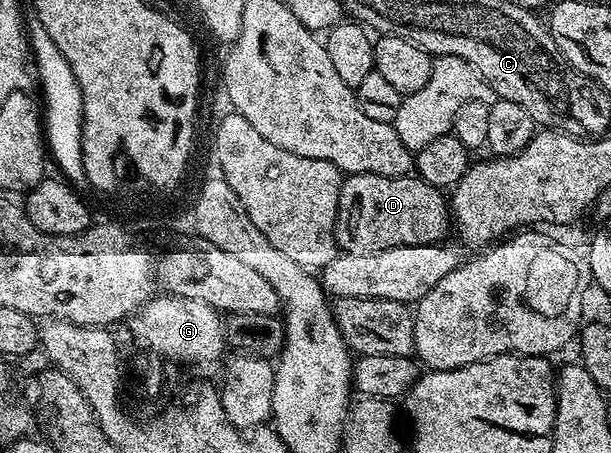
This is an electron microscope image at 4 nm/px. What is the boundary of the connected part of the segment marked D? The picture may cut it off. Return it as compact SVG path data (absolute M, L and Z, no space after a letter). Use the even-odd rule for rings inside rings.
M368 173L343 178L334 226L339 252L359 255L404 245L441 244L451 227L452 211L447 196L420 178L398 175L393 179Z

